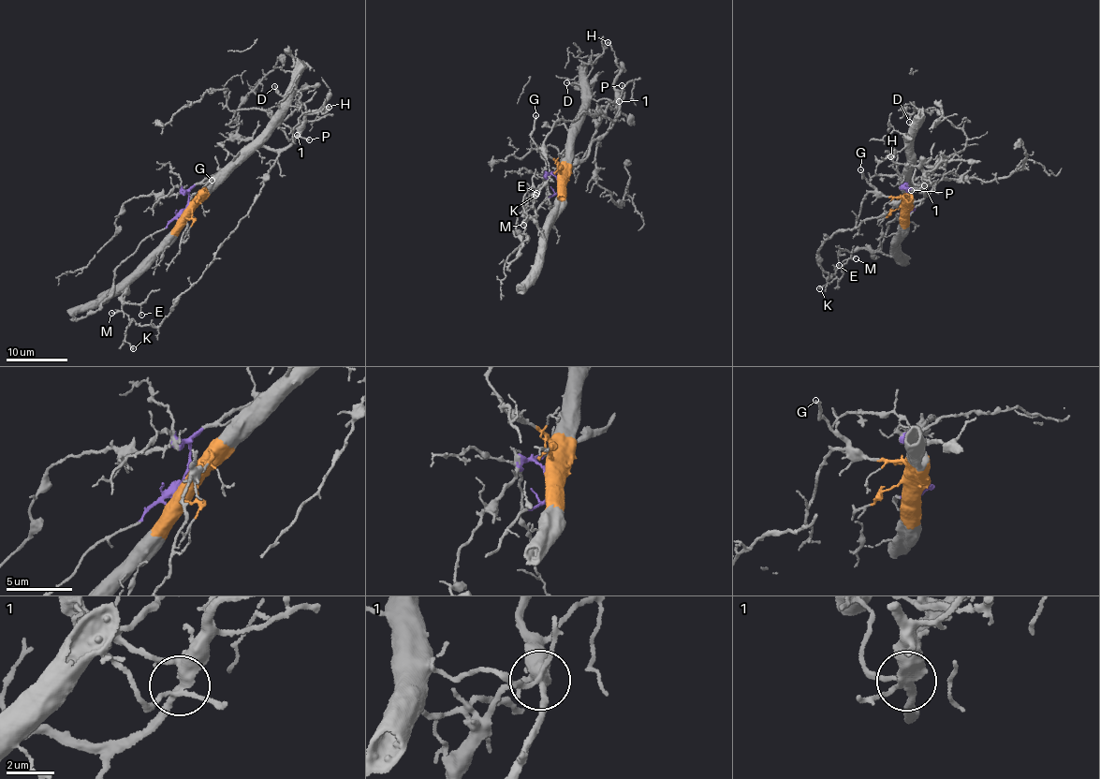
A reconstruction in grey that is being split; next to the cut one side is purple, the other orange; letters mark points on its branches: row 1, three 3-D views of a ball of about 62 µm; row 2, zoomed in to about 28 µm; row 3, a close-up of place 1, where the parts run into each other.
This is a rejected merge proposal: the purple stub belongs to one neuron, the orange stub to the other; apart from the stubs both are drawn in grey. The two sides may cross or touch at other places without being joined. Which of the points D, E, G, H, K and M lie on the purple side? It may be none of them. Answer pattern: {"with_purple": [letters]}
{"with_purple": ["H"]}

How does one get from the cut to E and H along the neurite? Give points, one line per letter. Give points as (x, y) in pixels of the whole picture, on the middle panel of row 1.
E: (559, 183), (566, 189), (565, 196), (544, 237), (523, 209), (528, 191), (536, 193)
H: (559, 183), (553, 175), (586, 160), (591, 145), (617, 117), (619, 101), (613, 88), (619, 70), (608, 41)

